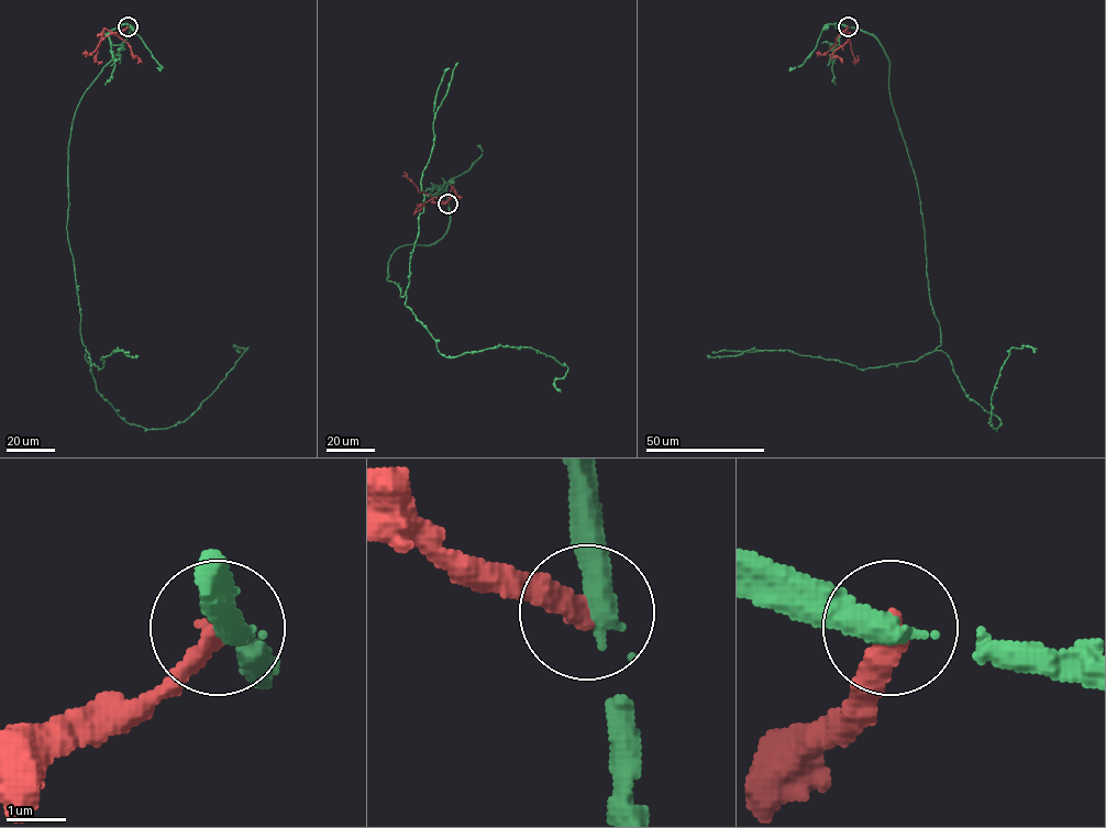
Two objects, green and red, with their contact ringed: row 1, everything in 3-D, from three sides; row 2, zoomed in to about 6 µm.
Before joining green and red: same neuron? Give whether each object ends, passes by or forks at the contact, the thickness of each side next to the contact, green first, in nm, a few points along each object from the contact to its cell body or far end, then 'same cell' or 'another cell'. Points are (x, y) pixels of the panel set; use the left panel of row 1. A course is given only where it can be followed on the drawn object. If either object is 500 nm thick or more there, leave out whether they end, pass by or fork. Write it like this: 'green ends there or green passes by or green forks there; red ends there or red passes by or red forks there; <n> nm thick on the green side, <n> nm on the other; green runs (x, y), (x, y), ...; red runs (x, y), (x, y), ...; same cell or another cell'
500 nm thick on the green side, 340 nm on the other; green runs (128, 26), (68, 147), (85, 359), (119, 415), (158, 429), (186, 420), (241, 352); red runs (128, 26), (112, 32), (129, 45), (133, 57), (139, 59), (136, 63); another cell

